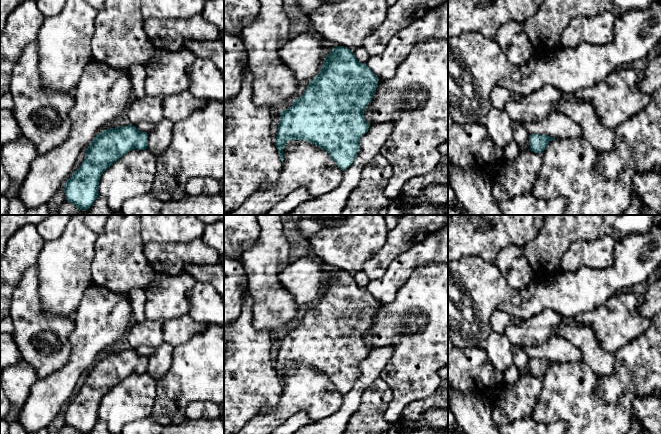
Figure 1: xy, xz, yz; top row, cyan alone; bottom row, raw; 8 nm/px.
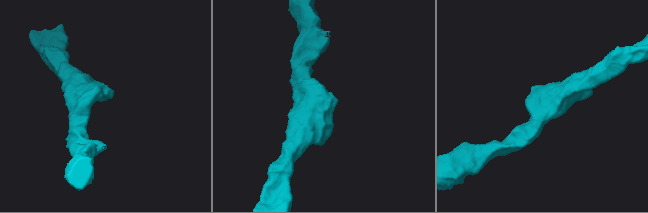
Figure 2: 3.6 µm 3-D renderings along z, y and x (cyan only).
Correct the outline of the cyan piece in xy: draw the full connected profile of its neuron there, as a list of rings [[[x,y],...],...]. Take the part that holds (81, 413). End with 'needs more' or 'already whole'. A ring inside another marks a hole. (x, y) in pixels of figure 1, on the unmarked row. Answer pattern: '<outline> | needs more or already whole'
[[[129,349],[103,354],[88,370],[81,389],[64,408],[66,425],[80,434],[88,434],[99,419],[99,404],[103,396],[128,376],[134,373],[145,374],[147,370],[148,358],[139,355],[136,350]]] | already whole

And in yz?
[[[530,358],[529,359],[530,374],[535,377],[542,377],[547,371],[547,368],[554,362],[555,361],[550,361],[547,359]]] | already whole

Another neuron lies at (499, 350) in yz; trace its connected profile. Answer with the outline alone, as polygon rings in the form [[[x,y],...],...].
[[[492,332],[478,347],[485,351],[490,363],[501,373],[513,364],[513,345],[504,334]]]

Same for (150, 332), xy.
[[[149,319],[141,323],[133,322],[125,336],[131,349],[136,350],[142,345],[159,347],[163,343],[163,322]]]

